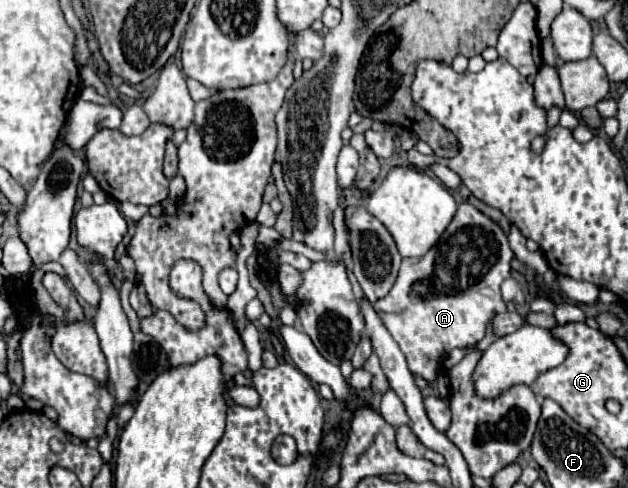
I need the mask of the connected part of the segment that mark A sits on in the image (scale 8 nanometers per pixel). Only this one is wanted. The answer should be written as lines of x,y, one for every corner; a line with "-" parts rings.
468,202
458,206
454,220
424,258
402,260
394,288
374,304
374,310
398,342
414,376
434,382
444,352
474,346
484,338
490,318
507,310
500,287
510,278
512,260
506,232

